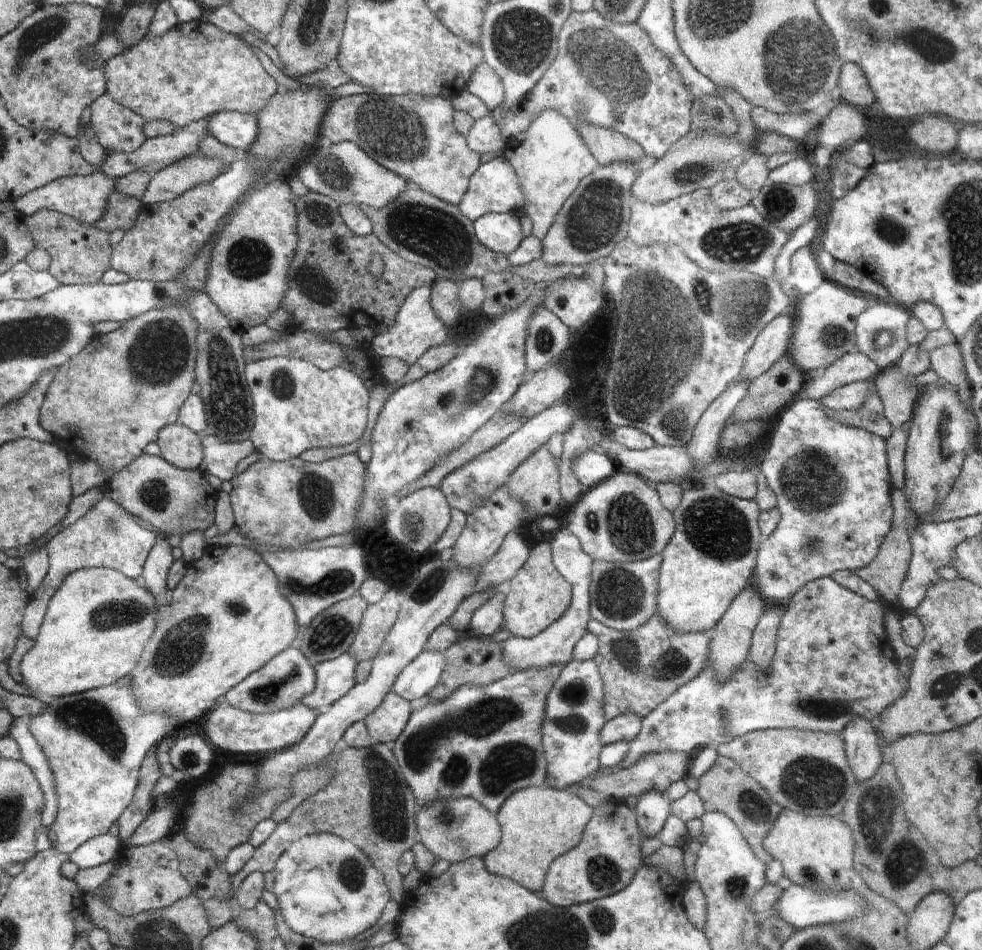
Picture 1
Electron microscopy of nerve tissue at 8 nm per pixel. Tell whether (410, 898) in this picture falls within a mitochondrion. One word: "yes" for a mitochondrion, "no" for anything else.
no

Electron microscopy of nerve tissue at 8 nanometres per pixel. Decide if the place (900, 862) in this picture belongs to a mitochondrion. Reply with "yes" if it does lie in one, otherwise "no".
yes

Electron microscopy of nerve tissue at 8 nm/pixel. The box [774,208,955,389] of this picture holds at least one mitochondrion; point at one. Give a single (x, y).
(890, 230)

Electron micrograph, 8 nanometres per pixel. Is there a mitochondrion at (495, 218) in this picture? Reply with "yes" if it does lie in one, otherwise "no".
no

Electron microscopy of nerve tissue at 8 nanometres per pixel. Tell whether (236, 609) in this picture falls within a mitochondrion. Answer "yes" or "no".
yes

